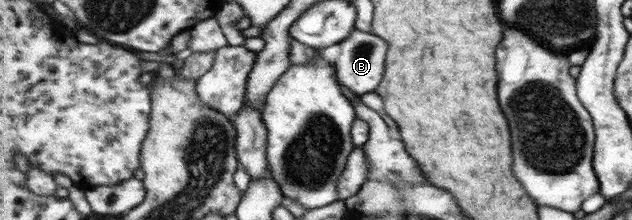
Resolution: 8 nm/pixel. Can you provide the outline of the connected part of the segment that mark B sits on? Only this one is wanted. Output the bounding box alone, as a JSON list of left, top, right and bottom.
[335,30,389,96]

